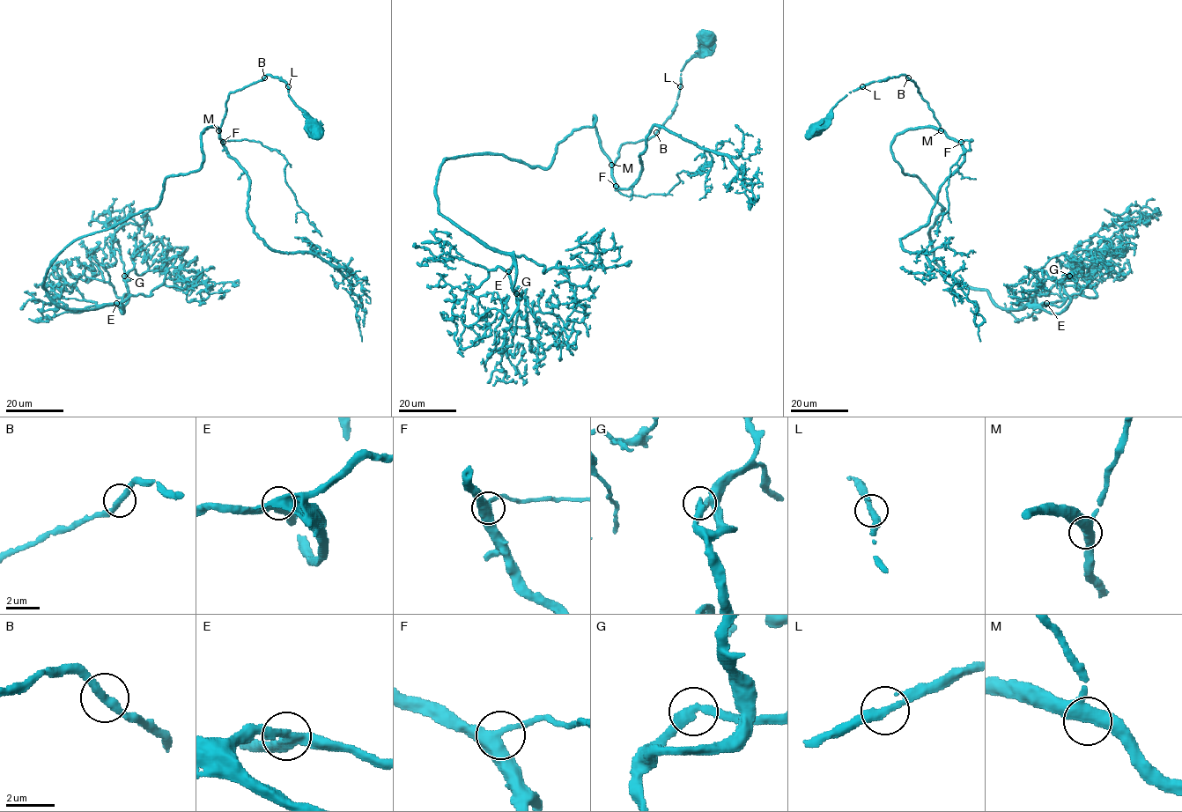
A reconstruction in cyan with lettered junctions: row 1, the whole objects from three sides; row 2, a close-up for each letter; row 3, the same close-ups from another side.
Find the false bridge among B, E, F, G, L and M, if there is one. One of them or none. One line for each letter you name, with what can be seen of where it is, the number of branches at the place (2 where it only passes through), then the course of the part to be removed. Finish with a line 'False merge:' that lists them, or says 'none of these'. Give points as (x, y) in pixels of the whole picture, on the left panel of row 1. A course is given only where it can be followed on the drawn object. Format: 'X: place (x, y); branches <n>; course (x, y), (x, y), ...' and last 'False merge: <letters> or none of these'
False merge: none of these

